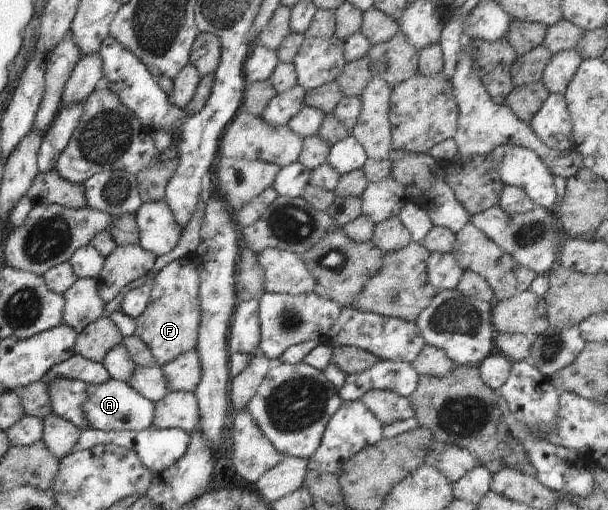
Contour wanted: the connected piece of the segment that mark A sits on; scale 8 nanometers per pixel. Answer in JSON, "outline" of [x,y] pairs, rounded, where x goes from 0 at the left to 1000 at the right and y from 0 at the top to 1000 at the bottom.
{"outline":[[[181,741],[166,753],[145,753],[140,759],[141,786],[133,794],[137,816],[148,843],[238,843],[247,837],[253,818],[253,788],[234,778],[207,749]]]}

